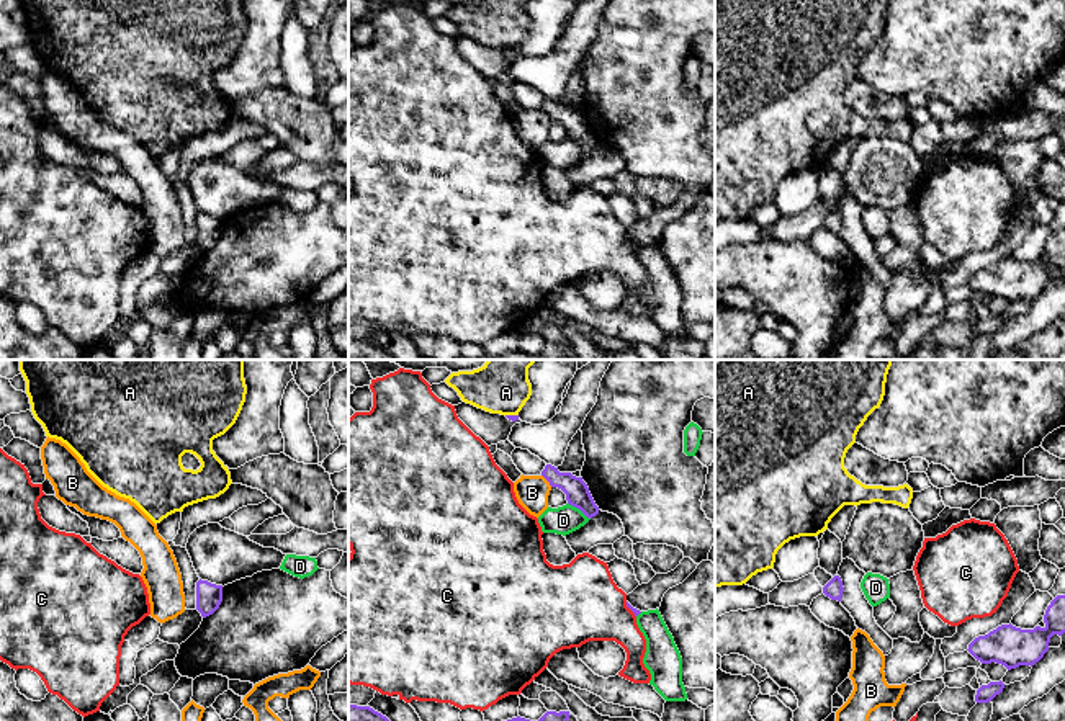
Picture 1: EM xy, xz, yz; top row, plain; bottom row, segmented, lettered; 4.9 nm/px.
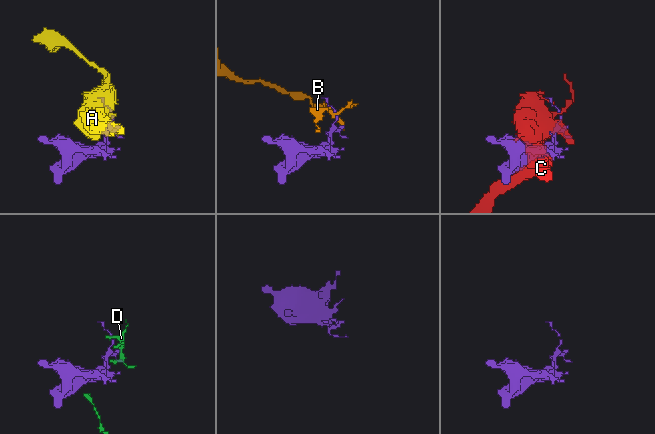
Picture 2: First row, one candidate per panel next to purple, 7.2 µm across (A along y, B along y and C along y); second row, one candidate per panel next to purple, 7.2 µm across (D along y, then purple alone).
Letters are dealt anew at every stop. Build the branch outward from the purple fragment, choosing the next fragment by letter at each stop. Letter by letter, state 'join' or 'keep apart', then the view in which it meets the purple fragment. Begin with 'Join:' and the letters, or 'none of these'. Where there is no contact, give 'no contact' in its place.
Join: none of these
A: keep apart | xz
B: keep apart | xz
C: keep apart | xz
D: keep apart | xz

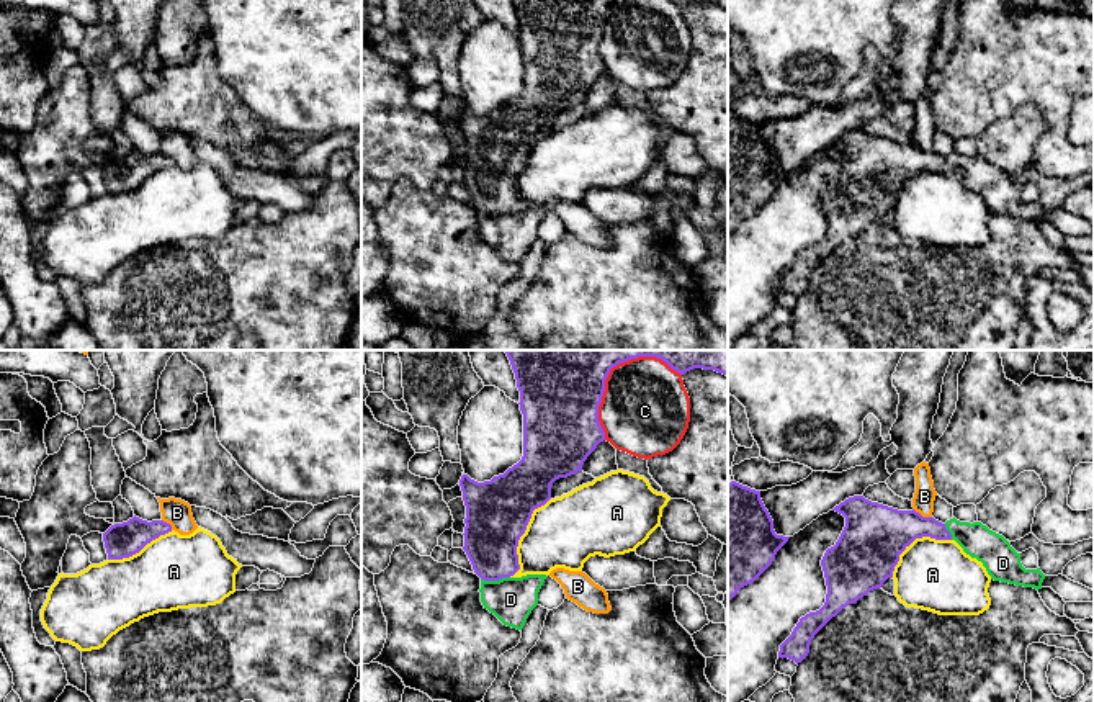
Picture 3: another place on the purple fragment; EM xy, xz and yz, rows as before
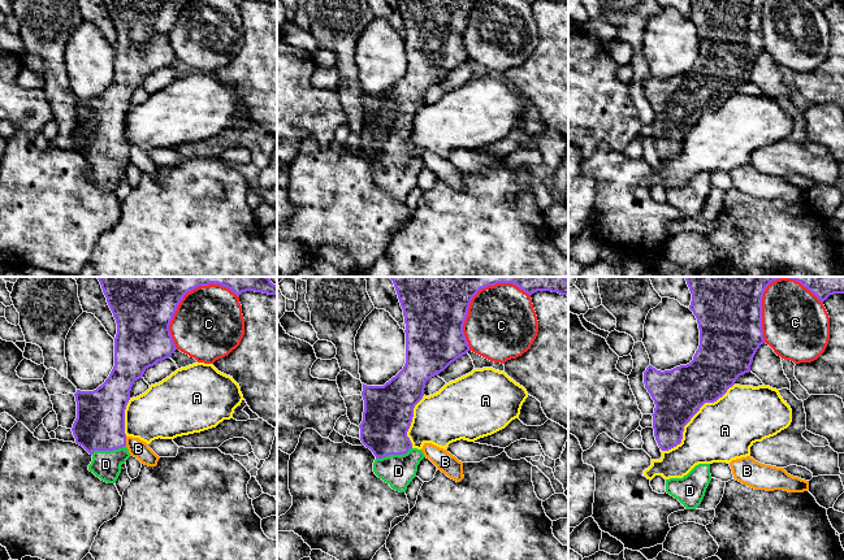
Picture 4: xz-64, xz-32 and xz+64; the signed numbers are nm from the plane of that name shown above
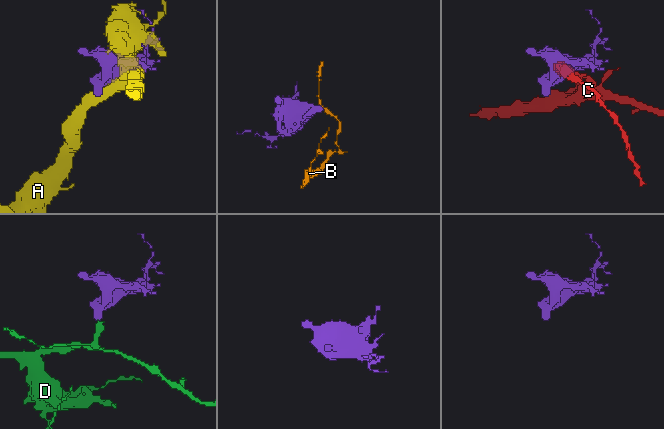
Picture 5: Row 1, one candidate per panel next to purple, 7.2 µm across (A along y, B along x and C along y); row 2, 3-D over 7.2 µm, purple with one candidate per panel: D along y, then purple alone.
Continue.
Join: D
A: keep apart | xz
B: keep apart | yz
C: keep apart | xz
D: join | xz

